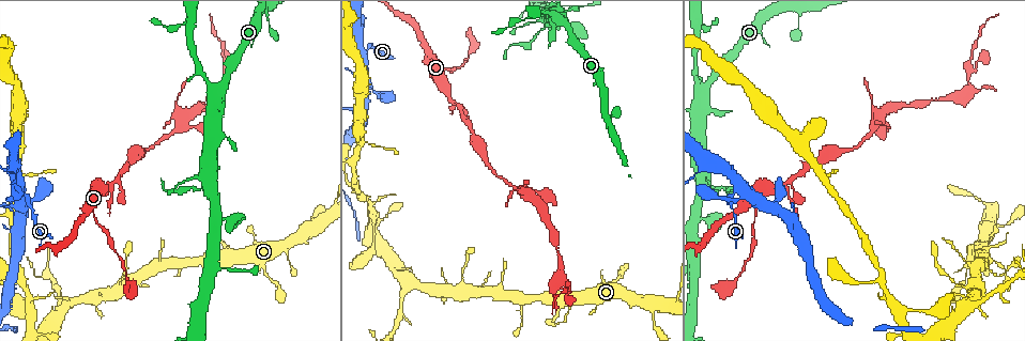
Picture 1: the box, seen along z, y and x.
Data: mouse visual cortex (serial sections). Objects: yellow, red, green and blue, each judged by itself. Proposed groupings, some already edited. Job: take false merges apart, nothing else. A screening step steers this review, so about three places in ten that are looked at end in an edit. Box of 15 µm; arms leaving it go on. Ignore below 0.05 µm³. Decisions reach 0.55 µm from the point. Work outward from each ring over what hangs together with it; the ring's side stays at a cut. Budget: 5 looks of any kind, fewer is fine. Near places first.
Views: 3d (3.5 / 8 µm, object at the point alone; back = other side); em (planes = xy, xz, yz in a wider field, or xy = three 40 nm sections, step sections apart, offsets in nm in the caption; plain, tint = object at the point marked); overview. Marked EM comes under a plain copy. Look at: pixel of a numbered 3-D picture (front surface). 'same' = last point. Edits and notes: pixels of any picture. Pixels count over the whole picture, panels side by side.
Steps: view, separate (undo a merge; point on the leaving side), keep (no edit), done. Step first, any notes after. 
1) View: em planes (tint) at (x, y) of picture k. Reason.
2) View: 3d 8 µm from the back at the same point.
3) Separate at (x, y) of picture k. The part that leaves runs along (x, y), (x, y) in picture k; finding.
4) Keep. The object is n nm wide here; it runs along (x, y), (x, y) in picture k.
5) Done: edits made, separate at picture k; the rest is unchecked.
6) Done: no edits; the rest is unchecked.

View: em planes (tint) at (460, 105) of picture 1.

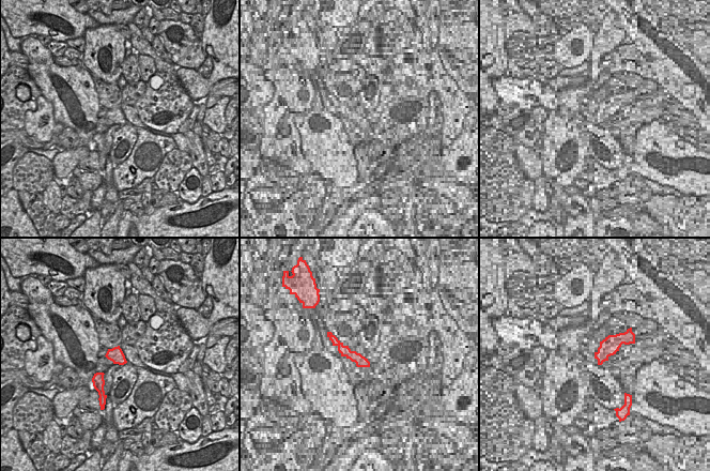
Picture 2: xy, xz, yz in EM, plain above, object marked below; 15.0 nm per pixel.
View: 3d 3.5 µm at the same point.

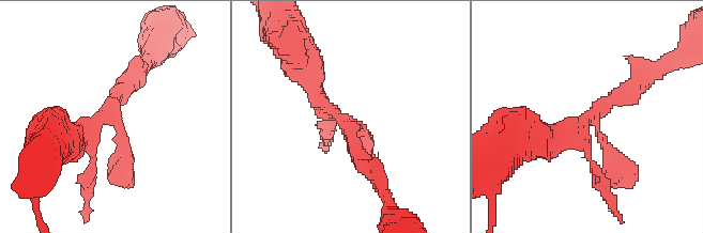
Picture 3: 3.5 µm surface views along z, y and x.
Keep. The arms are 250, 250, 300 nm wide; it runs along (309, 73), (372, 171) in picture 3; continuous, no second cell.

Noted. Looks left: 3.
View: 3d 3.5 µm at (874, 126) of picture 1. Two arms in line, one across.

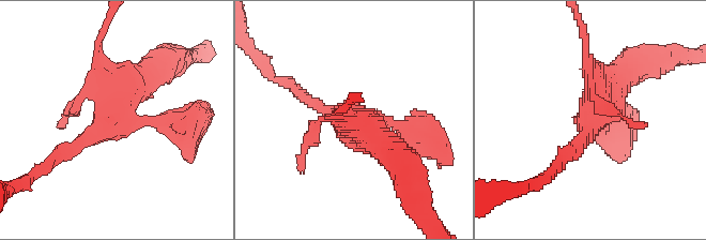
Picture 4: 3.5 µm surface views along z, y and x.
View: em xy step 1 (tint) at (596, 116) of picture 4.

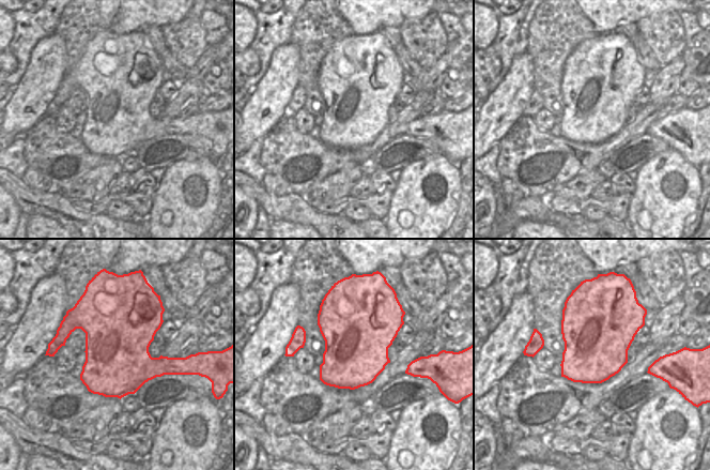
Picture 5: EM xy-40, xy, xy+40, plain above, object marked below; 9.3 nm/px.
Separate at (304, 149) of picture 4. The part that leaves runs along (338, 120), (315, 125), (302, 167) in picture 4; a second cell is stuck on.

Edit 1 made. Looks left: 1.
Done: edits made, separate at picture 4; the rest is unchecked.

